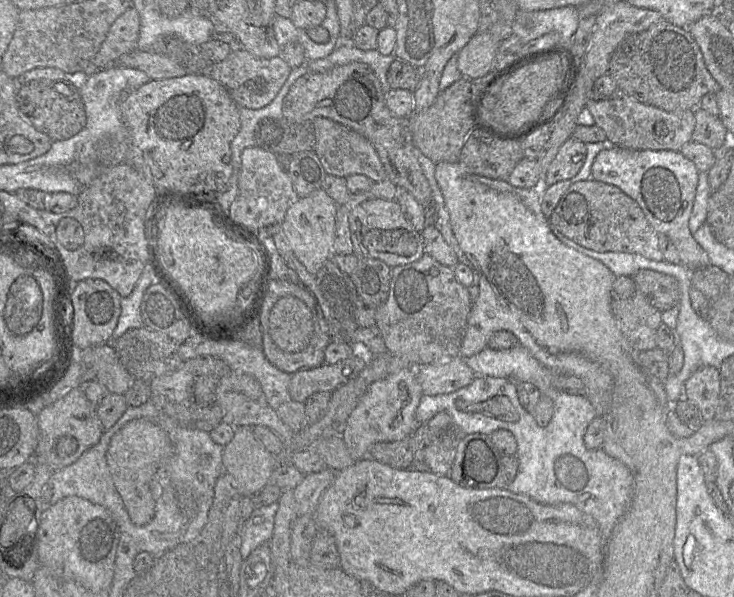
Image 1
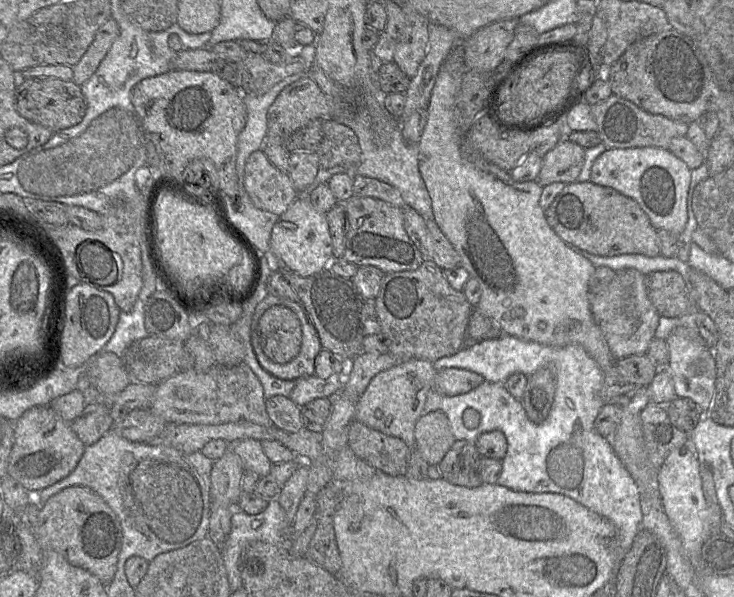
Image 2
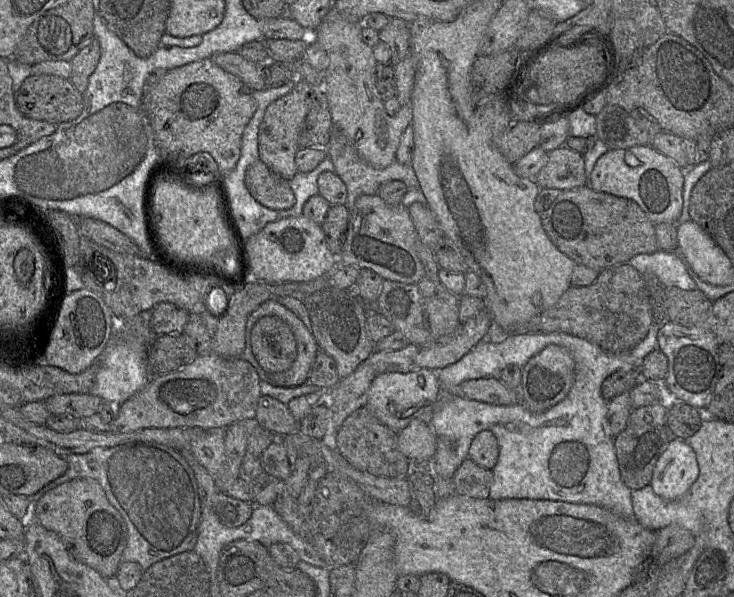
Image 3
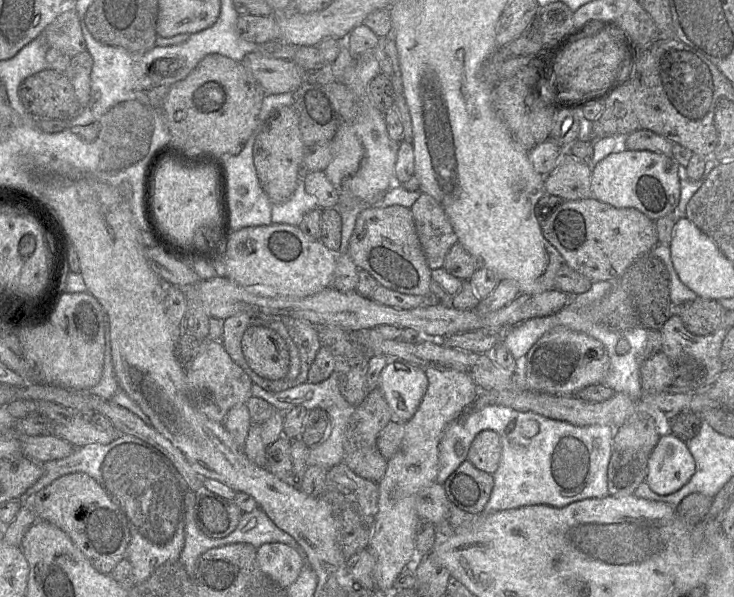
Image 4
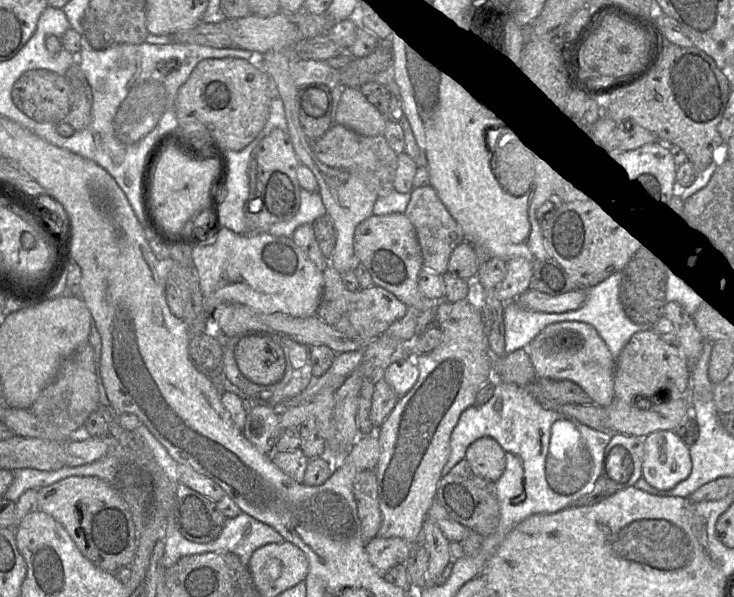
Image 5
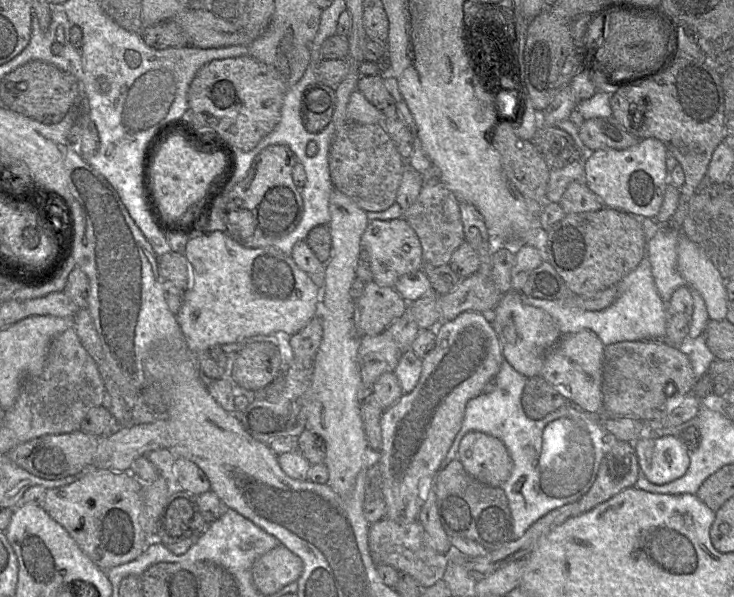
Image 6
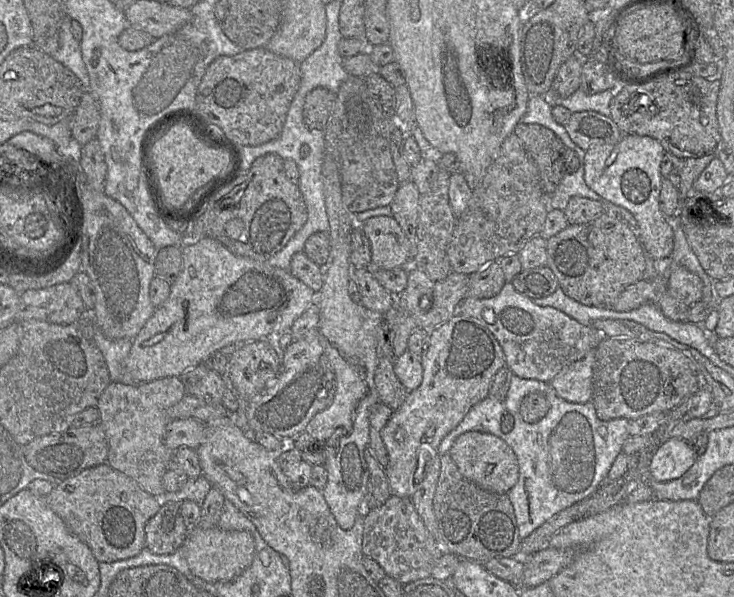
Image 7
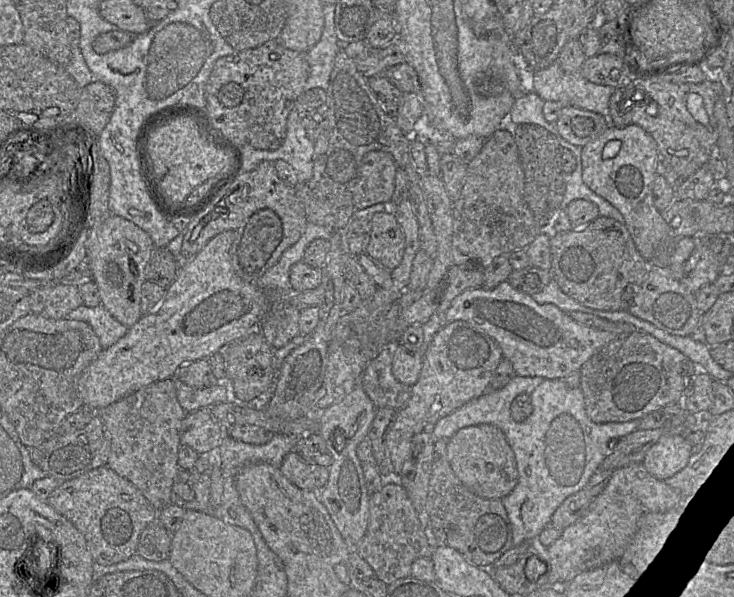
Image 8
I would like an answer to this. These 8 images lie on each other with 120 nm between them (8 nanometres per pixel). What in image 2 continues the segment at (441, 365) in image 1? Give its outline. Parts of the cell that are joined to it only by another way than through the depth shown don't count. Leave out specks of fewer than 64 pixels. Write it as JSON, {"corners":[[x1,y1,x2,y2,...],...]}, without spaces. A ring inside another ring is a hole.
{"corners":[[446,368,437,371,434,390,446,396,461,395,470,392,484,382,484,378,470,370]]}

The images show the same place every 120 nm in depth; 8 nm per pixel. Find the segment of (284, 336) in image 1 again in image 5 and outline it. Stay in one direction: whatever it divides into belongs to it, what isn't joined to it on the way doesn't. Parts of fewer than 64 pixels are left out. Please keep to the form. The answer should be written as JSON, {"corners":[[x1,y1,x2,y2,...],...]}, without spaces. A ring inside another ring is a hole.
{"corners":[[268,333,241,336,234,356,241,374,255,384,274,384,284,375,286,360,283,349]]}

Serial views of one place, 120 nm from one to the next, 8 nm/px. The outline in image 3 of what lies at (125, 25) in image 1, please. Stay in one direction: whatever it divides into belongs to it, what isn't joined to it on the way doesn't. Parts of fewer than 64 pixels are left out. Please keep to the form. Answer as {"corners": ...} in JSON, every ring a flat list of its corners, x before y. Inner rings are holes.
{"corners":[[93,37,70,61,70,82,80,92,84,93,88,87,91,74,95,71,101,56,99,41]]}

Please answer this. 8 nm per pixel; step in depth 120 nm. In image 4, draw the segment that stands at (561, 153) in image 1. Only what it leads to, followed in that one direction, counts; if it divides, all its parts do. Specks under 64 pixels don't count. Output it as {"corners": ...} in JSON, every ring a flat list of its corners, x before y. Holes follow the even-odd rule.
{"corners":[[564,150,555,169,544,178,546,194,558,196,563,201,592,198,591,173,588,164,576,160,568,150]]}

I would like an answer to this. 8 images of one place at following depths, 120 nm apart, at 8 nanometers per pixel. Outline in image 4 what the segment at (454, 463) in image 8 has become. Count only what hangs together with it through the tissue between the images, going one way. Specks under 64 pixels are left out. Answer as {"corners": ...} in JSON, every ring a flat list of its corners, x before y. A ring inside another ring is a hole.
{"corners":[[484,430,471,442,467,460,476,468,492,475,499,466,501,453,502,446,497,433]]}

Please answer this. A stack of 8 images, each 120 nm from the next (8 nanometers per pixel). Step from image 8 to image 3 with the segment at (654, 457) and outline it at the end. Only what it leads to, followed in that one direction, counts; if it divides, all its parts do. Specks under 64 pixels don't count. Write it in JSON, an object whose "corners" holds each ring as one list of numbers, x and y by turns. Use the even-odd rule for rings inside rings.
{"corners":[[674,437,659,457,650,486,665,500,683,497,699,476,694,450,684,439]]}

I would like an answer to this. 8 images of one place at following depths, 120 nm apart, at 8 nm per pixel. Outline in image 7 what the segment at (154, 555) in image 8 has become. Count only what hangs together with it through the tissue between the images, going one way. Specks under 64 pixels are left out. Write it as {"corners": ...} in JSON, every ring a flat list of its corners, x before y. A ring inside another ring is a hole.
{"corners":[[162,502,159,511,145,526,145,548,153,554,168,555,180,549,186,540,189,528,181,515,182,502]]}

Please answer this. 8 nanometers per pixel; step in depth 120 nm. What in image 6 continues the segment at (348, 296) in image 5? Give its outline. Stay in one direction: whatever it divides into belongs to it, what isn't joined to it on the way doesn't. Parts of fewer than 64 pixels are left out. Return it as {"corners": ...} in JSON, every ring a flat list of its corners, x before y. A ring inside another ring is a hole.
{"corners":[[373,280,365,283,362,295,355,300,354,325,358,336,382,333,405,313,408,304,394,288,380,286]]}

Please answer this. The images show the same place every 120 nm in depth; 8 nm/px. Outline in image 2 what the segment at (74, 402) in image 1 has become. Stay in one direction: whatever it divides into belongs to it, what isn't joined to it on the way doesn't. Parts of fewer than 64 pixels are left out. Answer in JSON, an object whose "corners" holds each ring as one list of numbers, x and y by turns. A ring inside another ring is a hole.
{"corners":[[49,405,34,406,14,421,14,441,8,457,7,475,27,491,41,491,67,477,78,465,85,444]]}

